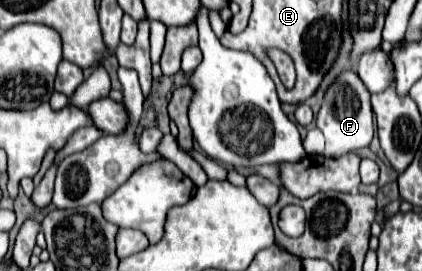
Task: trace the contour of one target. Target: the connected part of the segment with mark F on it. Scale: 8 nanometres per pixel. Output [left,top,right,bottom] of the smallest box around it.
[316,70,374,158]

